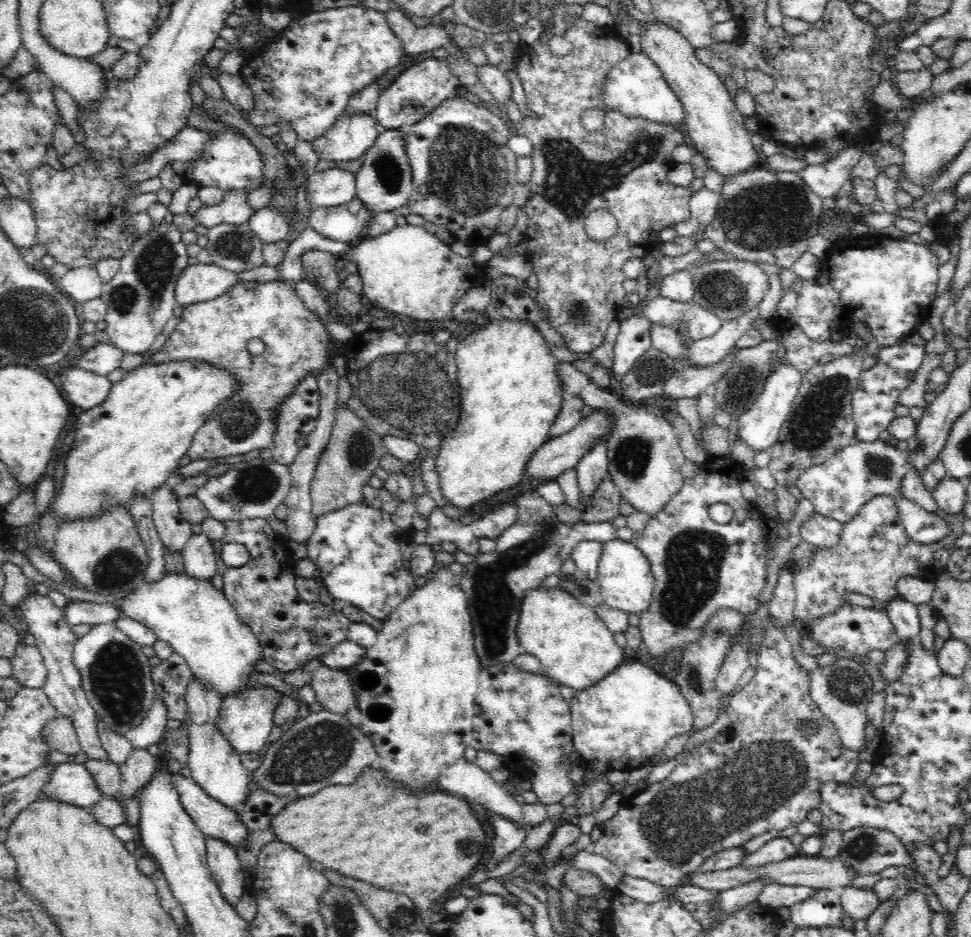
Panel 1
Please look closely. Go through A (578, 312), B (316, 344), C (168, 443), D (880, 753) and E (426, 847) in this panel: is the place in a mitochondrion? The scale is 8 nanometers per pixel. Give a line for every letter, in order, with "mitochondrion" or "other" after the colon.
A: mitochondrion
B: other
C: other
D: other
E: other

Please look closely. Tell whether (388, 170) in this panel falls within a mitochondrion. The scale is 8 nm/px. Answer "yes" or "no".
yes

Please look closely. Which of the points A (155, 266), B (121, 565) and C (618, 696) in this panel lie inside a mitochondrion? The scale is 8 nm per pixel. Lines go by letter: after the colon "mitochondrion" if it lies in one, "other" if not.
A: mitochondrion
B: mitochondrion
C: other

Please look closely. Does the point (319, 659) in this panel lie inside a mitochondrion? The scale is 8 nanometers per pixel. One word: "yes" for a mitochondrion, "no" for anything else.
no

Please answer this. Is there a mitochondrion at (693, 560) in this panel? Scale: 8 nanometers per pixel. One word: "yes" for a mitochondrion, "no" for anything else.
yes

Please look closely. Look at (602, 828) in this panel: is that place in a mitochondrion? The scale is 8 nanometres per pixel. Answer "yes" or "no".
no

